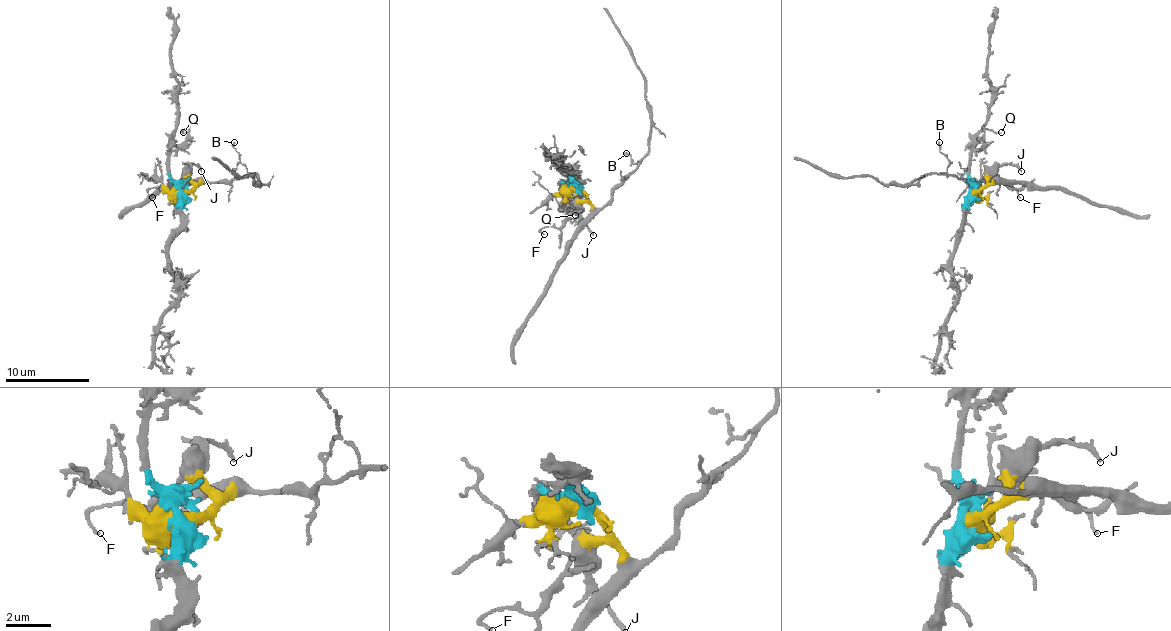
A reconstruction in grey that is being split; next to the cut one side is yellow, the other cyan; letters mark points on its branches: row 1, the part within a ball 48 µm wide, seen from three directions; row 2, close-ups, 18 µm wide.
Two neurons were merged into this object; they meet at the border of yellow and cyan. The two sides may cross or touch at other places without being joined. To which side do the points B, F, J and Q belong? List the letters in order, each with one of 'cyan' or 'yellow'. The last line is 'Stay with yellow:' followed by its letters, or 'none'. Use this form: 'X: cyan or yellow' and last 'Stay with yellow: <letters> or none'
B: yellow
F: yellow
J: yellow
Q: cyan
Stay with yellow: B, F, J

